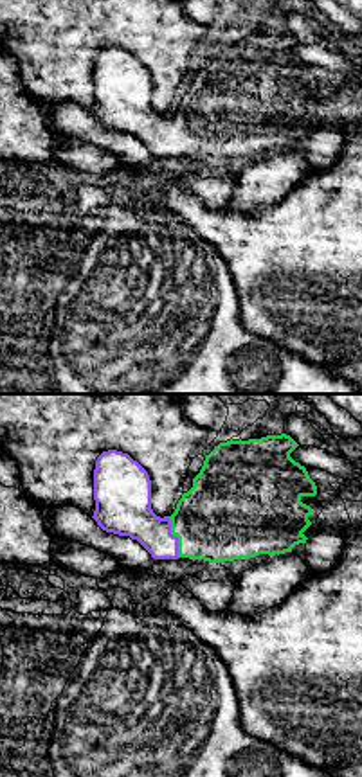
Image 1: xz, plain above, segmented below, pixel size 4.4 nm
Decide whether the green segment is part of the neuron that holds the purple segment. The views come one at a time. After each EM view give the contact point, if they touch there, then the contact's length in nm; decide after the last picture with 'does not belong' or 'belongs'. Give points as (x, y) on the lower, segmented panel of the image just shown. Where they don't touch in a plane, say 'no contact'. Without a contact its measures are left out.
(175, 536) | 190 nm

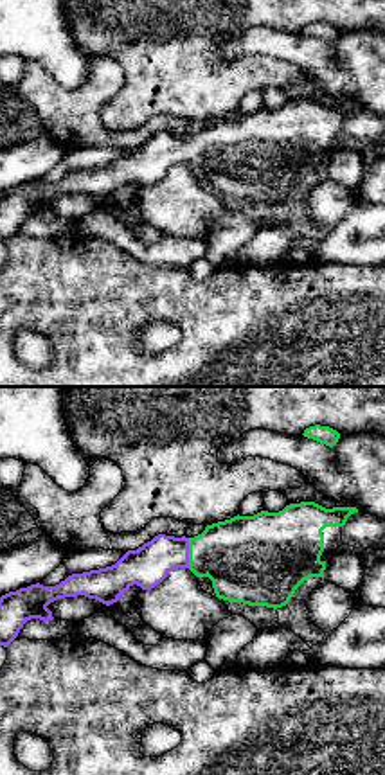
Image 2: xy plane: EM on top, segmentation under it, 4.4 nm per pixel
(188, 552) | 140 nm

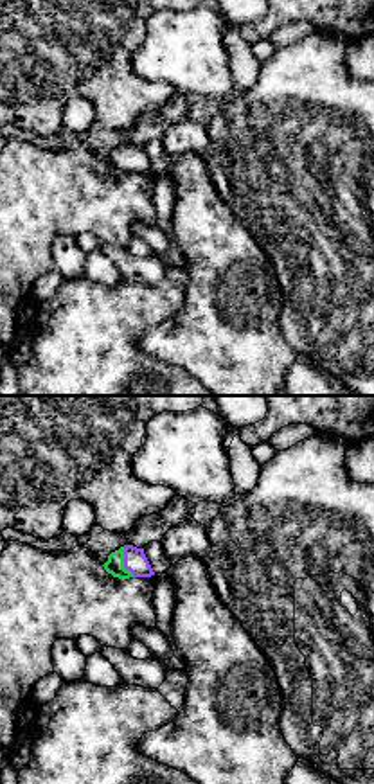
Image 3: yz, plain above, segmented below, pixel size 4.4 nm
(124, 561) | 140 nm

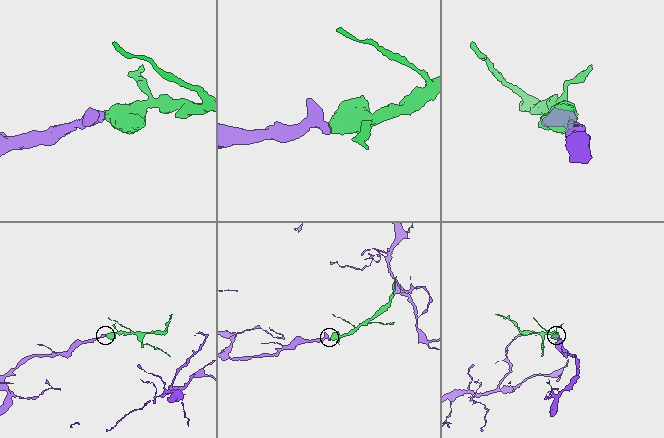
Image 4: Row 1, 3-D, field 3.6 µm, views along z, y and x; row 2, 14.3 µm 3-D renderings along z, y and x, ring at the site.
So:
belongs

